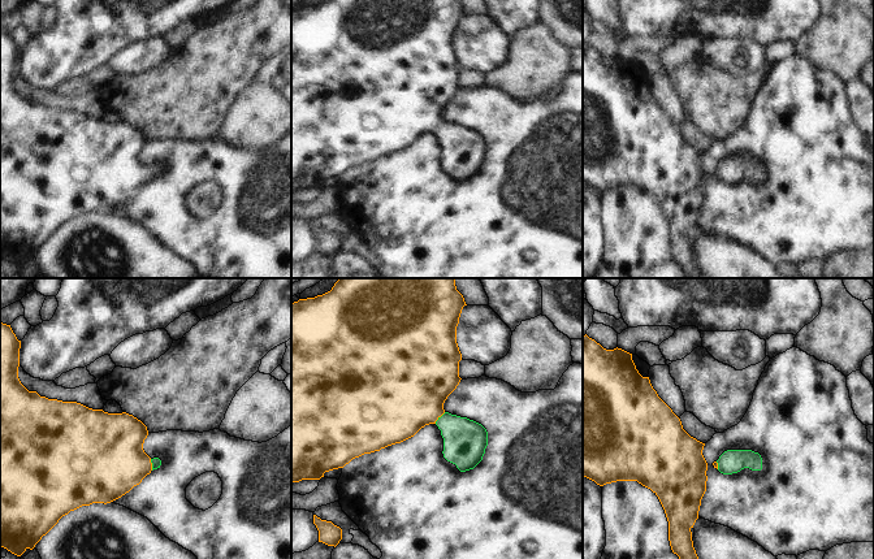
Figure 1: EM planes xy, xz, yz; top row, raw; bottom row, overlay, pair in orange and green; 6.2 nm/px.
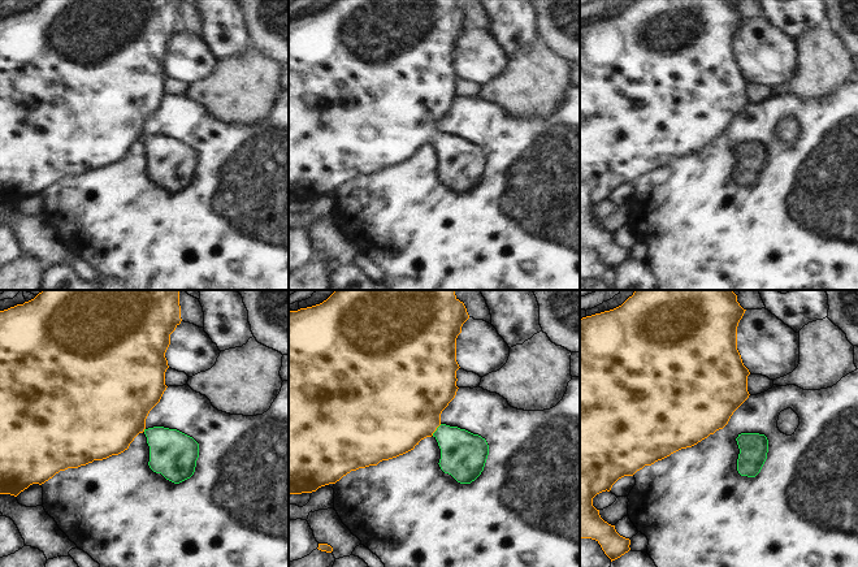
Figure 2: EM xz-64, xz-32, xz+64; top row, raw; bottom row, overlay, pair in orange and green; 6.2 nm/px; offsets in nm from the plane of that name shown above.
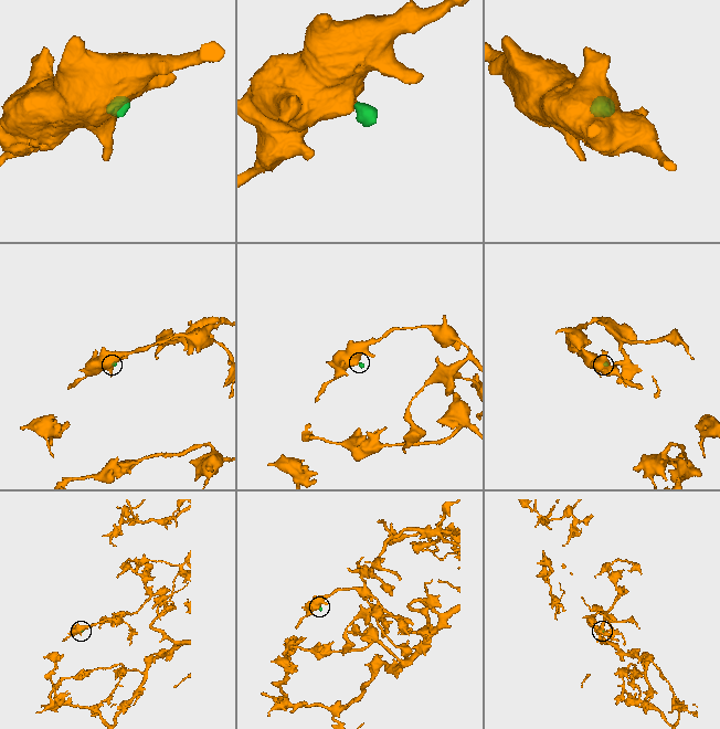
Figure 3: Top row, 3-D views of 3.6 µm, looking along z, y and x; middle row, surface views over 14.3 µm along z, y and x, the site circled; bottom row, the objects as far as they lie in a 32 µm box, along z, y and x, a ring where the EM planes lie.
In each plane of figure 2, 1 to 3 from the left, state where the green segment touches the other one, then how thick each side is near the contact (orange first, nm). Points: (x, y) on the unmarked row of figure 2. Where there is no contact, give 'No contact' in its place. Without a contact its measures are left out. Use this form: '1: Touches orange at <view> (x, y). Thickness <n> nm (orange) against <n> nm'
1: Touches orange at xz-64 (144, 137). Thickness 460 nm (orange) against 280 nm
2: Touches orange at xz-32 (436, 138). Thickness 480 nm (orange) against 280 nm
3: No contact

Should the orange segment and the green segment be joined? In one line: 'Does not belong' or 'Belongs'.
Belongs

